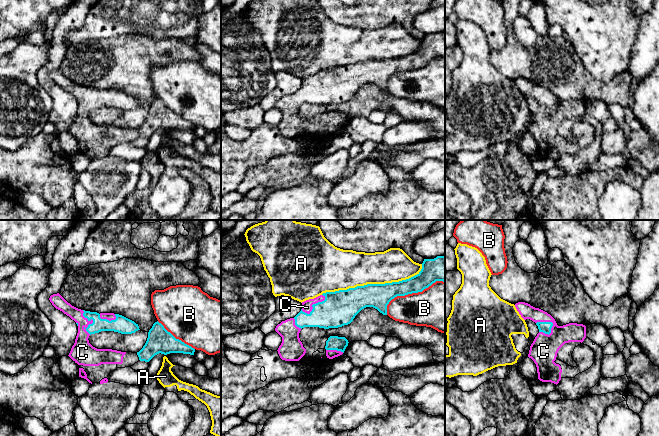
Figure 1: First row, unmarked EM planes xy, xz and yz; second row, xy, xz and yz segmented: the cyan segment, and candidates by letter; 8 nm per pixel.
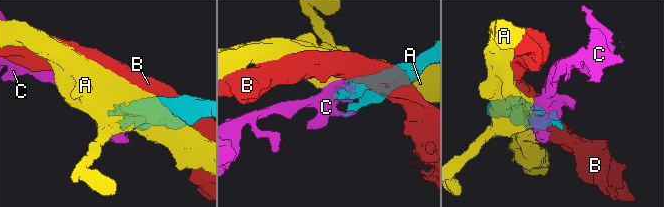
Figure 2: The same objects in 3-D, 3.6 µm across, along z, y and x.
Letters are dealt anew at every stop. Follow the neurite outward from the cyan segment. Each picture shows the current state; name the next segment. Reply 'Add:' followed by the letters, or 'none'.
Add: C

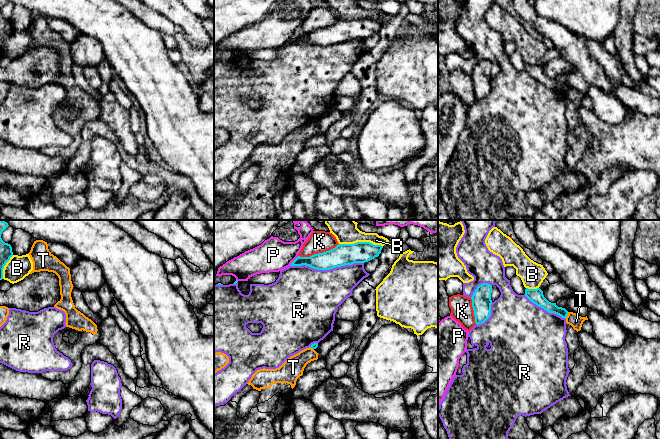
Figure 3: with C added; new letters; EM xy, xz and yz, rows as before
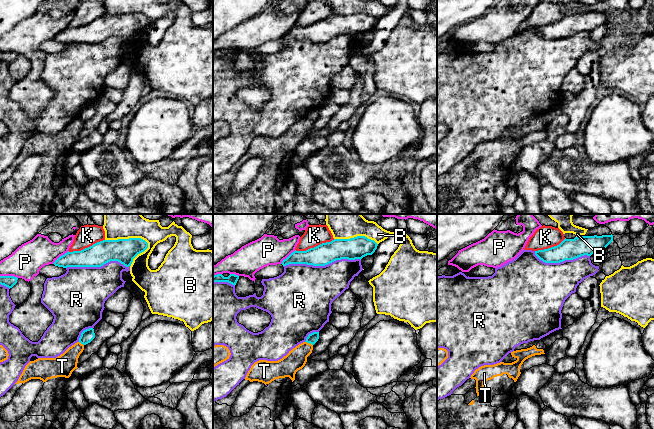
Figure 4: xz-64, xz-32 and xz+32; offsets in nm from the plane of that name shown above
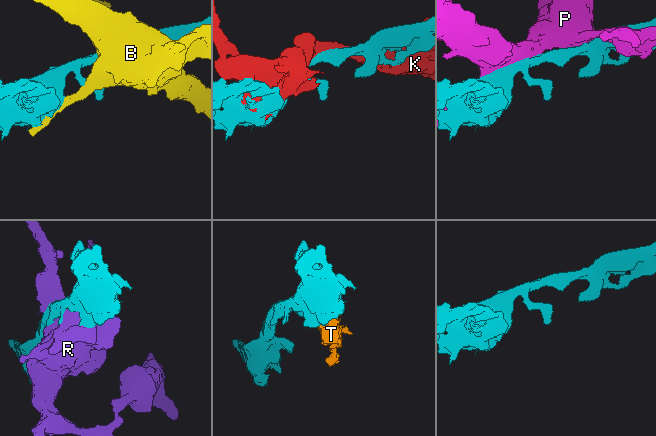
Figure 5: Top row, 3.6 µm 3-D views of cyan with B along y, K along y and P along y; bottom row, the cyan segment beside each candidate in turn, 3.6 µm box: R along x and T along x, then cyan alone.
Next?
Add: none

